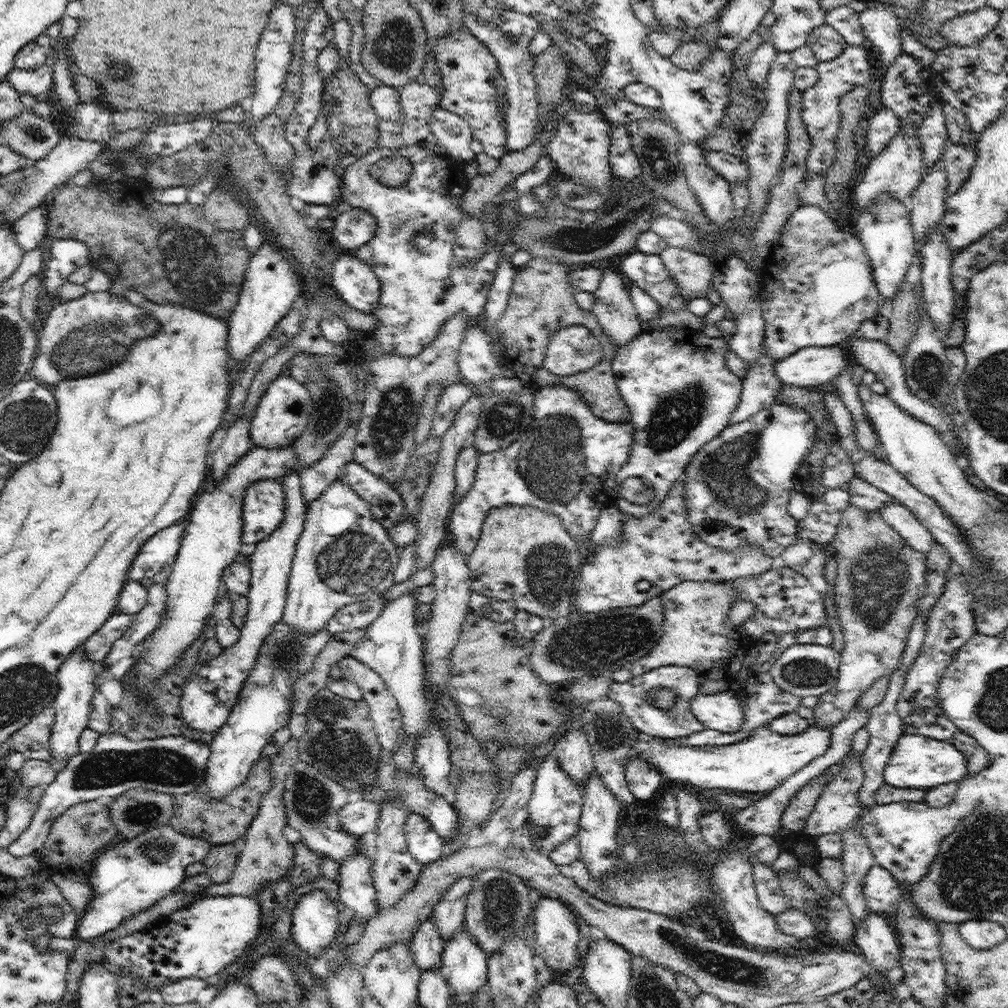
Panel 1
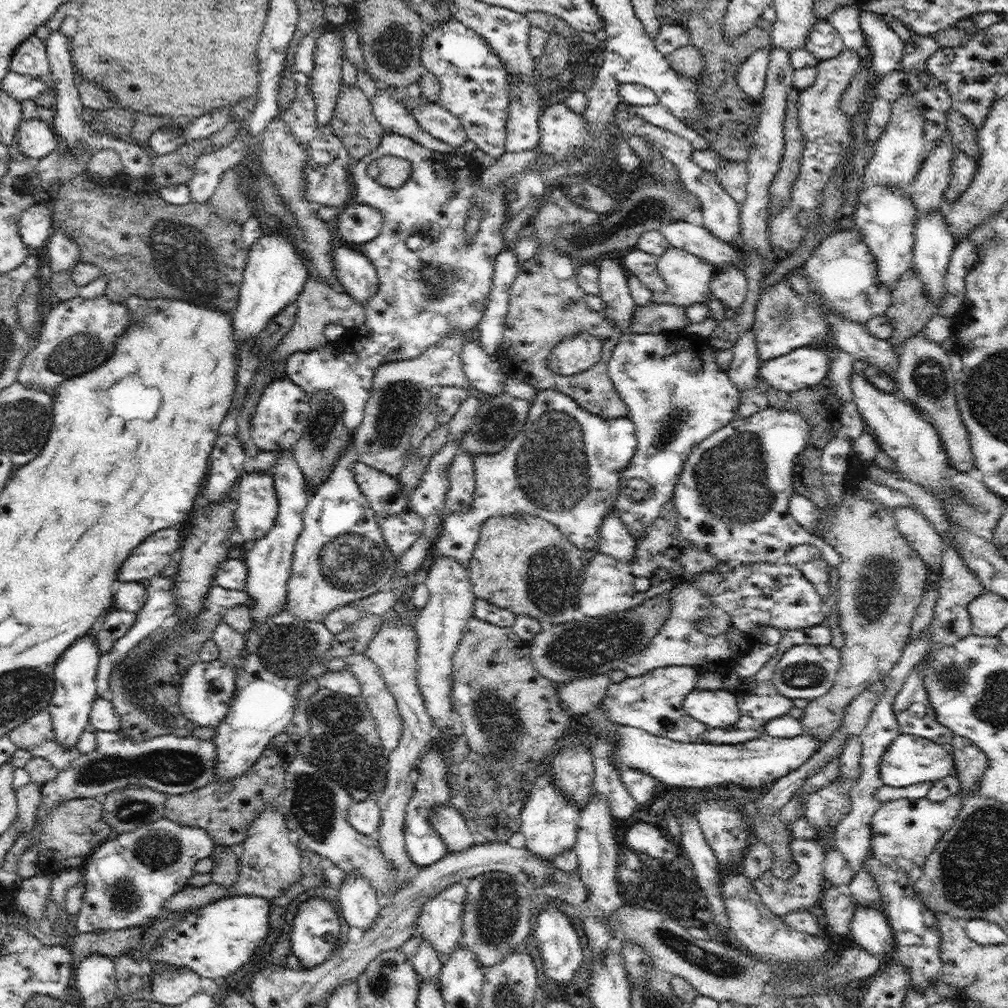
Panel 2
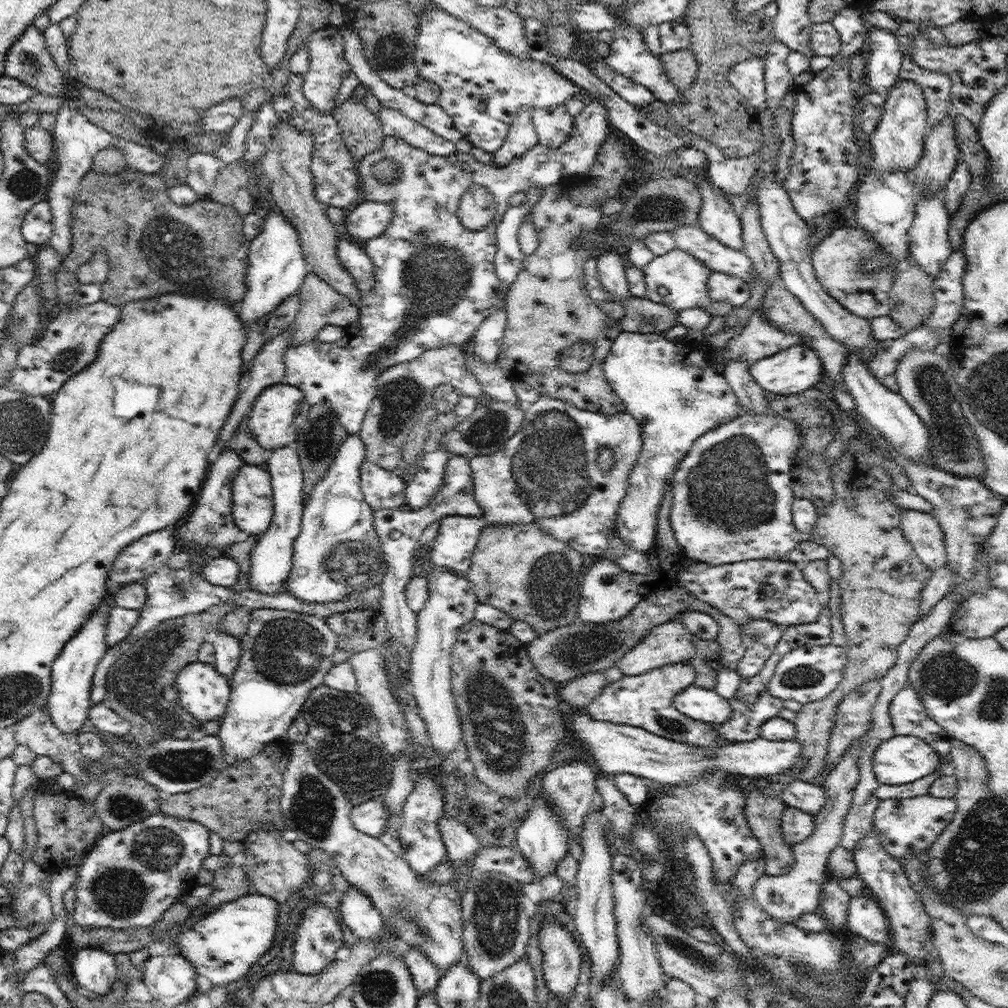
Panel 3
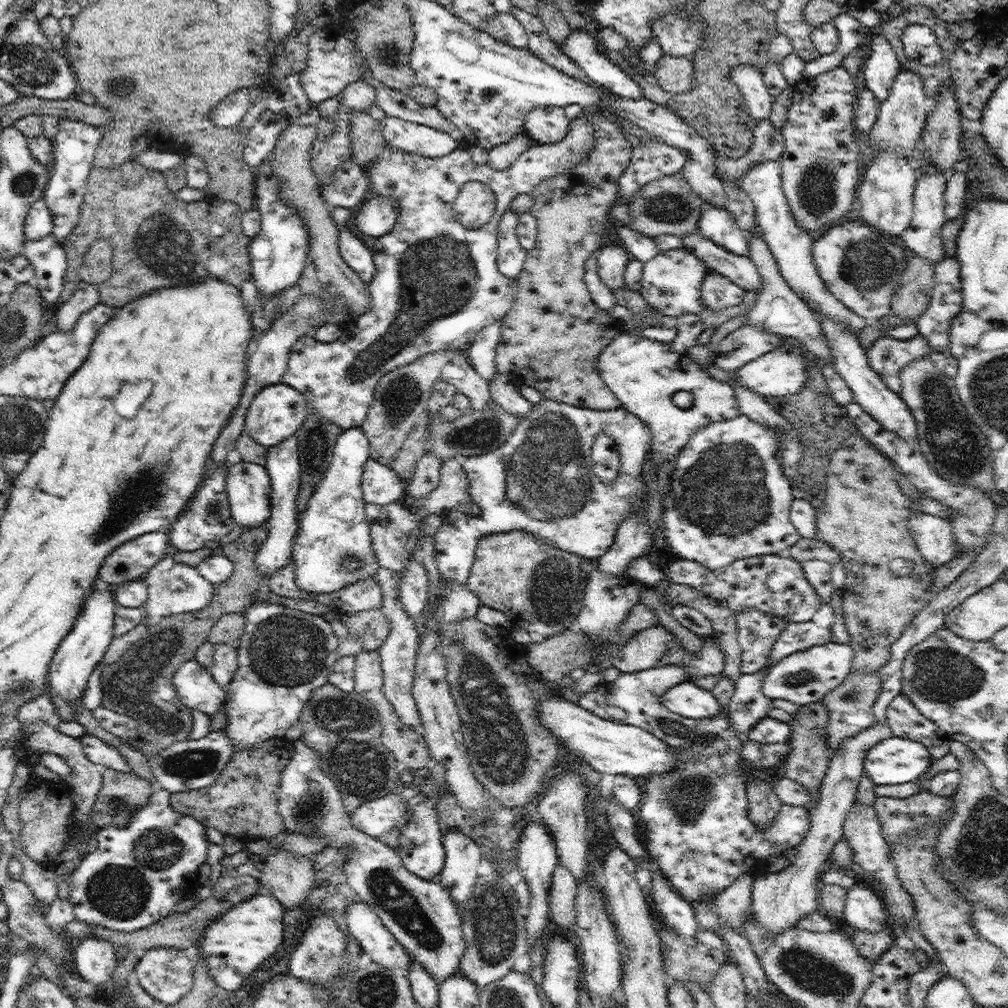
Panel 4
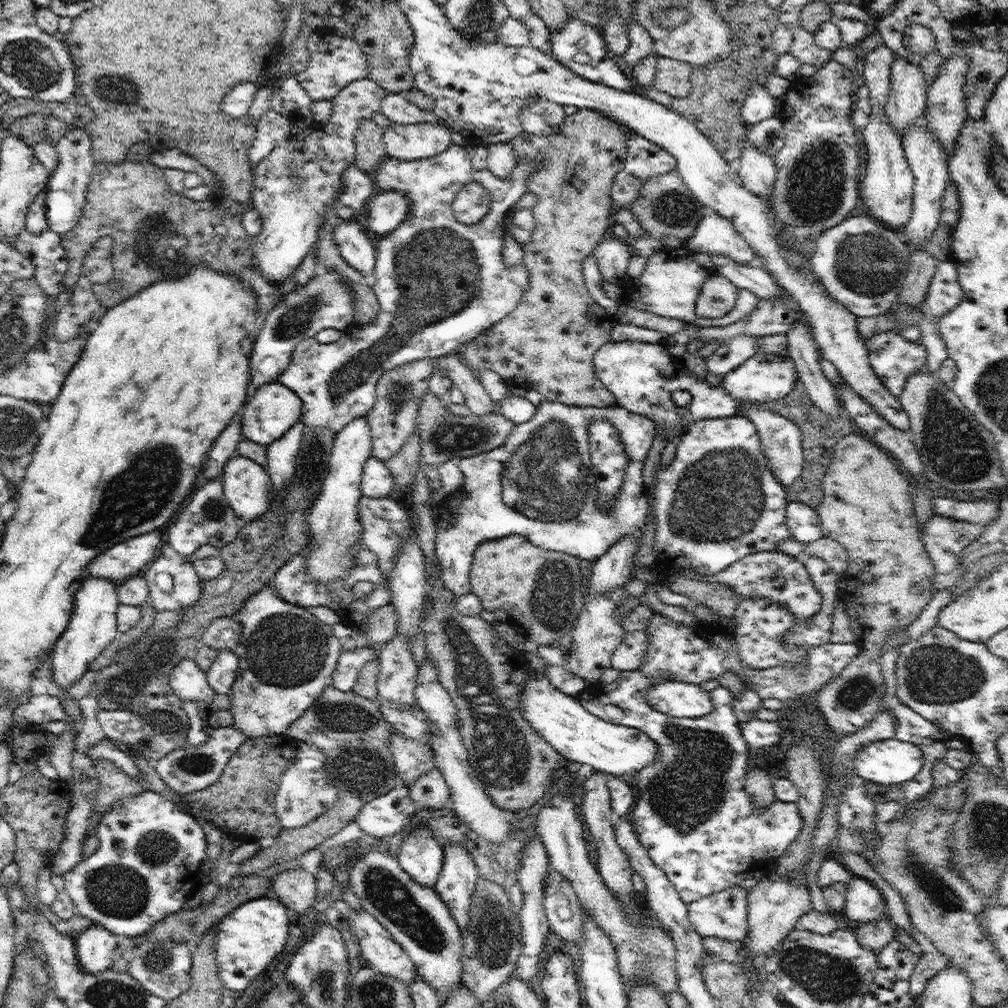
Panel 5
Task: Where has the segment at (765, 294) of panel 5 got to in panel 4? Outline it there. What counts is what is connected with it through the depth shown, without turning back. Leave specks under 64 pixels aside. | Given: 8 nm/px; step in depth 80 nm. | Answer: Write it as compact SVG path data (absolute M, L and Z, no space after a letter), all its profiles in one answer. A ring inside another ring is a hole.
M699 231L690 232L681 238L683 248L704 261L712 272L729 278L745 292L762 292L764 281L749 256L742 257L730 253L722 246L702 238Z

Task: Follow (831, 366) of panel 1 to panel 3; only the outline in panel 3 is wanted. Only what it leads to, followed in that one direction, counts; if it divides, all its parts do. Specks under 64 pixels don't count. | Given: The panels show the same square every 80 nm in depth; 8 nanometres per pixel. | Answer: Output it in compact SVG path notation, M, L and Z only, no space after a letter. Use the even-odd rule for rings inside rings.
M804 343L780 350L776 354L762 358L759 362L750 365L750 376L768 393L789 395L804 392L813 387L824 376L822 360L810 346Z

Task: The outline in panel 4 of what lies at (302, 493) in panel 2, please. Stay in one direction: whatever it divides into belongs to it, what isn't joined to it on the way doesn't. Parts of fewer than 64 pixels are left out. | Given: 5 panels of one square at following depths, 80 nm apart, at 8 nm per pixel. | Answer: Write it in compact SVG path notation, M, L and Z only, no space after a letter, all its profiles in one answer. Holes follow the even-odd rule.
M295 434L274 446L269 447L265 462L266 470L271 482L271 515L267 520L269 531L260 550L255 554L256 568L266 580L276 574L283 566L293 560L293 542L299 529L299 520L296 510L296 498L301 485L301 466L298 452L298 439Z

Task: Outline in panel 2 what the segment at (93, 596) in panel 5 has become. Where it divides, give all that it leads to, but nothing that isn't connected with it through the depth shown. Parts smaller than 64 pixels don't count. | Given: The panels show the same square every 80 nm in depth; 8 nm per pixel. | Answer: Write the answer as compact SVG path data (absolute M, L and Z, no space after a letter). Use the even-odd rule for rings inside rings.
M90 630L76 640L55 664L55 689L47 710L51 716L56 743L60 743L64 749L76 749L80 736L89 725L93 703L98 698L96 675L101 654L95 643L96 633Z

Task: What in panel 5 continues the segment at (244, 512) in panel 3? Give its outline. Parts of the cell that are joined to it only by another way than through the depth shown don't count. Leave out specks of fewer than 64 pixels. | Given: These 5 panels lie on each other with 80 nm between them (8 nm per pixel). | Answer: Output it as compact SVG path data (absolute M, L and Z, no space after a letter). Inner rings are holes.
M246 456L230 459L220 479L228 505L245 522L262 516L276 498L265 467Z

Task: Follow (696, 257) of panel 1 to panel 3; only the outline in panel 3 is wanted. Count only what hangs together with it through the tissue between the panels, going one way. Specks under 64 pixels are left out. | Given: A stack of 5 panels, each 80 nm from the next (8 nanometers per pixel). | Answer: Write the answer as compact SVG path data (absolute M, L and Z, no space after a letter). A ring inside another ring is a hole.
M675 247L667 254L655 256L654 260L644 267L646 298L678 312L690 308L704 308L711 315L726 316L733 309L733 306L712 302L708 296L708 279L712 272L700 260ZM660 288L662 288L662 292L660 292Z

